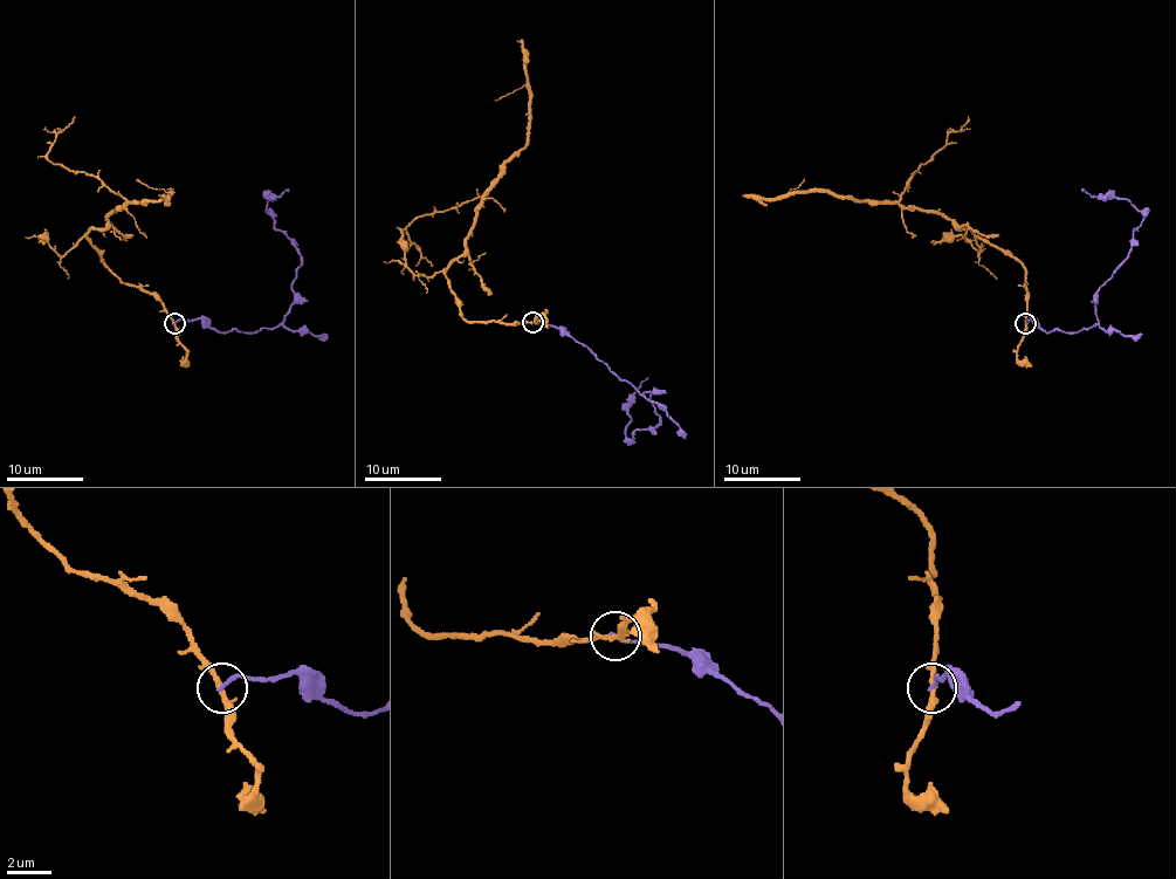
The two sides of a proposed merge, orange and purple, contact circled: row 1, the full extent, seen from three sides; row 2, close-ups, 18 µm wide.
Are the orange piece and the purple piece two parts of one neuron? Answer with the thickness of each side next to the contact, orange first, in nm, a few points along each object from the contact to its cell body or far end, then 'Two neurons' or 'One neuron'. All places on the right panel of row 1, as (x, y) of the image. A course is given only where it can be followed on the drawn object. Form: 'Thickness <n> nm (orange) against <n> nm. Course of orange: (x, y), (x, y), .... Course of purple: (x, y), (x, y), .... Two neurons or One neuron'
Thickness 190 nm (orange) against 190 nm. Course of orange: (1026, 323), (1024, 267), (968, 228), (935, 213), (896, 204), (854, 201), (827, 192), (744, 196). Course of purple: (1026, 323), (1045, 332), (1089, 329), (1098, 290), (1128, 253), (1143, 214), (1126, 199), (1092, 198), (1081, 187). Two neurons

